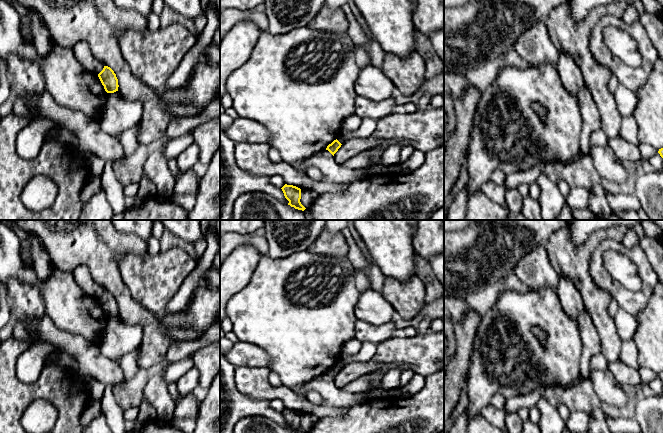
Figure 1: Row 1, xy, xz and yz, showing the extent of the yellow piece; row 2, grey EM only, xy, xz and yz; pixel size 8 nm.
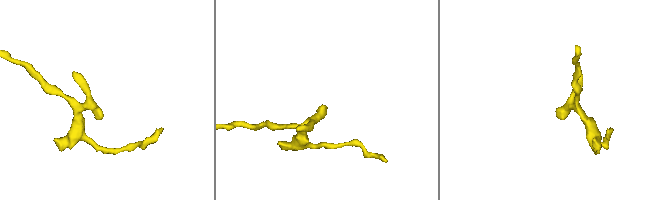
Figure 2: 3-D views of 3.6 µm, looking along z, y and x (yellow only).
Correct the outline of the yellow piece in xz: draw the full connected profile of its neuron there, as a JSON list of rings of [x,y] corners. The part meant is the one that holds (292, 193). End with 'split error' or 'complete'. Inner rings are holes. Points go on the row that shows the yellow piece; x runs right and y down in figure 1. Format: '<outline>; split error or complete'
[[[285,184],[282,188],[285,198],[289,201],[288,205],[294,207],[295,209],[304,211],[306,208],[301,204],[301,189]]]; complete

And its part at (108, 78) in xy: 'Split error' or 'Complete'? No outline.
Complete

